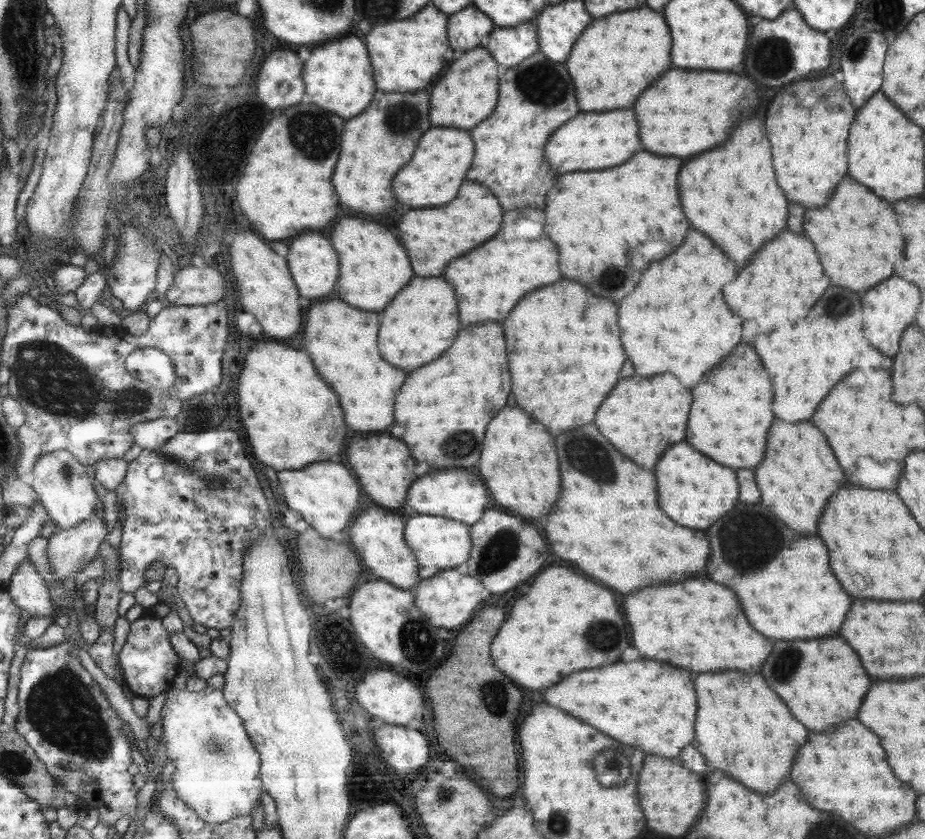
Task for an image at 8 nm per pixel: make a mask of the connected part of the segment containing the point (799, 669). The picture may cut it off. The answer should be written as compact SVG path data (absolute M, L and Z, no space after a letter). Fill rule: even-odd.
M834 636L774 642L772 656L764 660L760 672L764 672L768 684L788 700L788 708L792 708L792 712L796 712L796 716L800 716L814 732L828 732L836 724L856 718L856 710L870 686L870 678L856 652L842 638Z

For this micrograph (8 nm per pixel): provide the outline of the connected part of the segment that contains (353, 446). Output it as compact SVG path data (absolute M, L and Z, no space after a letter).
M358 434L354 436L345 448L343 458L355 472L357 480L364 492L384 508L400 508L407 502L407 492L411 484L419 477L414 468L414 460L402 440L394 440L386 434Z

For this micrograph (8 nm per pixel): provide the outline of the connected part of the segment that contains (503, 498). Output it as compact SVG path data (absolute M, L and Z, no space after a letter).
M504 406L500 416L488 424L488 440L484 440L484 460L480 460L480 474L488 481L494 500L515 515L540 518L546 516L558 500L560 470L554 450L554 438L546 426L534 422L518 406Z

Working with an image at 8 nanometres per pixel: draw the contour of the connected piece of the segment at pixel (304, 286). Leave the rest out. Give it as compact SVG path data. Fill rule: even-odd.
M312 232L302 234L292 240L290 250L284 253L288 257L288 264L292 264L292 276L296 276L296 284L300 284L300 296L320 298L328 296L334 290L334 284L338 280L338 254L324 236Z

